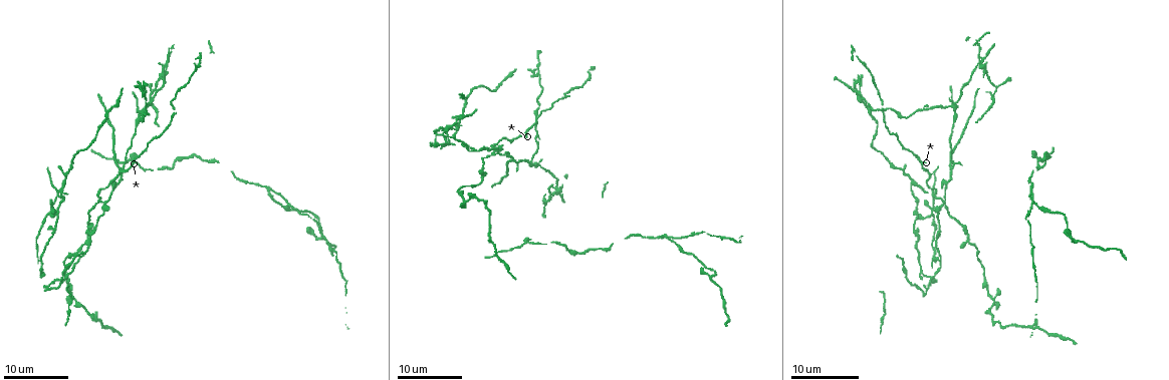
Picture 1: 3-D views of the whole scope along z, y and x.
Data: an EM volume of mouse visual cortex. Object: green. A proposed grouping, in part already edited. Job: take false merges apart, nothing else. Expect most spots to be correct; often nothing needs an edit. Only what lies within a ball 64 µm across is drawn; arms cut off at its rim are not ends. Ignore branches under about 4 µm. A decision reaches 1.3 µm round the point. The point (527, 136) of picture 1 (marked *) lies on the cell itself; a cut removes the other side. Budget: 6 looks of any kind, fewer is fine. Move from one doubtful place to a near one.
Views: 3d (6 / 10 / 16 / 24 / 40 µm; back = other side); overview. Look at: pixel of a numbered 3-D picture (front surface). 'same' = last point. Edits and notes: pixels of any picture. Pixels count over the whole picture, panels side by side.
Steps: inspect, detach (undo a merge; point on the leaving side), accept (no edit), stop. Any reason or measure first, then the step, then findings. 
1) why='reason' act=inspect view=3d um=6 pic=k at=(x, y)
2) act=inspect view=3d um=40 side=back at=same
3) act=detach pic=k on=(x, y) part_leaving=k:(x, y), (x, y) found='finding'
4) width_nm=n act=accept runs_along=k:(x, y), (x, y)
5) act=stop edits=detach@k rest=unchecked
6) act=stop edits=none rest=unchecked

why='sudden change in width' act=inspect view=3d um=24 pic=1 at=(968, 237)

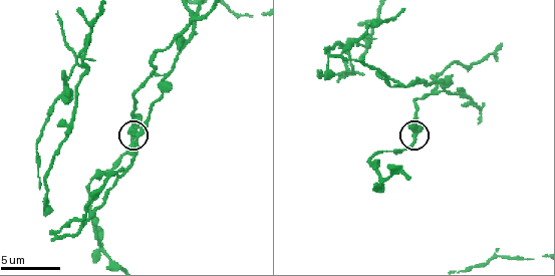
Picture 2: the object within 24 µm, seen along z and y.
act=inspect view=3d um=6 pic=2 at=(132, 138)

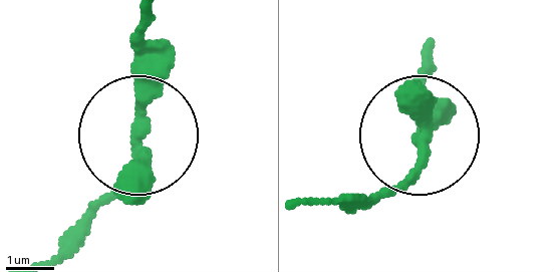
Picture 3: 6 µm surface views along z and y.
width_nm=270 act=accept found='all the same cell'

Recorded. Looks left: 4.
why='three-way junction' act=inspect view=3d um=16 pic=2 at=(496, 256)

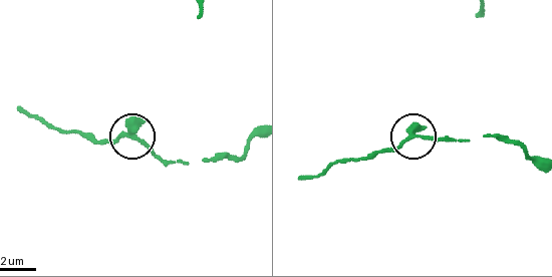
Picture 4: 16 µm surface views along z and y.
width_nm=230 act=accept found='continuous, no second cell'

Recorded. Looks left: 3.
why='side arm on a straight run' act=inspect view=3d um=24 pic=1 at=(269, 190)

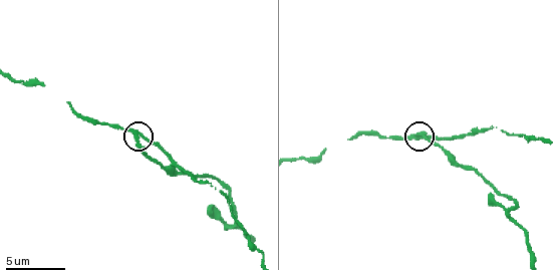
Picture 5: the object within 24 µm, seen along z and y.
act=inspect view=3d um=10 pic=5 at=(137, 136)

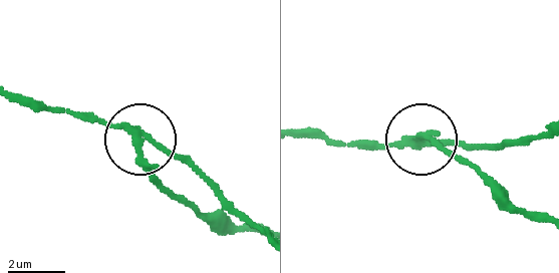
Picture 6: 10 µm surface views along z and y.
arms=3 act=detach pic=6 on=(150, 170) found='a second cell is stuck on'

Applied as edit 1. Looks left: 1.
act=stop edits=detach@6 rest=unchecked

